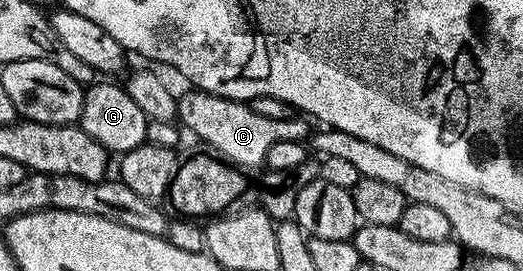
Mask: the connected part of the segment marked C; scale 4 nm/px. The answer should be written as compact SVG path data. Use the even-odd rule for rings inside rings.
M190 93L178 99L177 118L182 129L186 133L188 130L189 133L196 134L207 145L204 147L210 148L218 157L230 162L233 166L262 167L267 161L267 153L269 148L273 148L273 144L281 144L281 140L306 143L313 133L313 126L310 126L312 123L303 116L290 118L257 116L257 112L253 112L246 101L218 98L216 94Z

